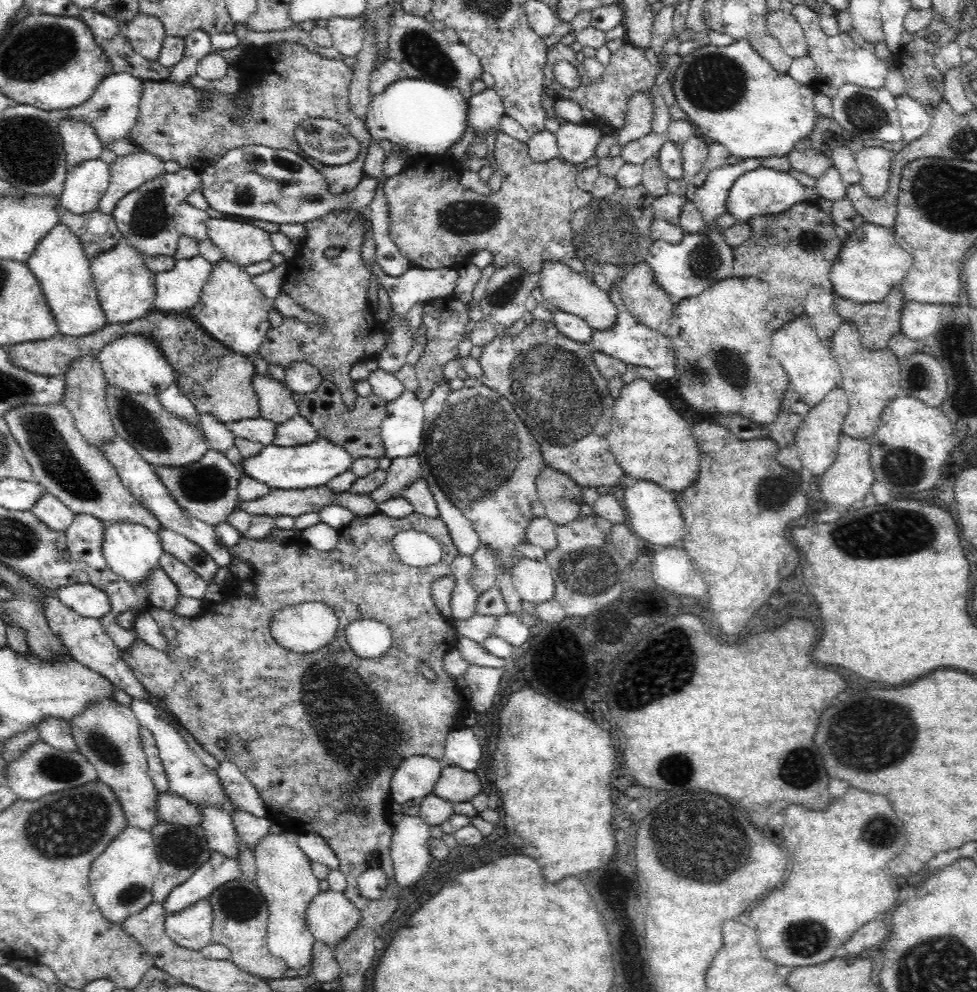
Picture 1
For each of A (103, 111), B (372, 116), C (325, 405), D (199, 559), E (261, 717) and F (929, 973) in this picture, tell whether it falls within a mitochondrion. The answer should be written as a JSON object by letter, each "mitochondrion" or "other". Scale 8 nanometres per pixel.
{"A":"mitochondrion","B":"other","C":"other","D":"other","E":"other","F":"mitochondrion"}

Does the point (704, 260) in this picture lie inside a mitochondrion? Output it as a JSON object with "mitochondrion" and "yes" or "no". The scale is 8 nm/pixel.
{"mitochondrion":"yes"}

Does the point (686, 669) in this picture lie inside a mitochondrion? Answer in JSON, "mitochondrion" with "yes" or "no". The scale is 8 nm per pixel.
{"mitochondrion":"yes"}

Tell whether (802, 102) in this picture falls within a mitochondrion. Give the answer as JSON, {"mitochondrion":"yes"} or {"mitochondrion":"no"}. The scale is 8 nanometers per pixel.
{"mitochondrion":"no"}

